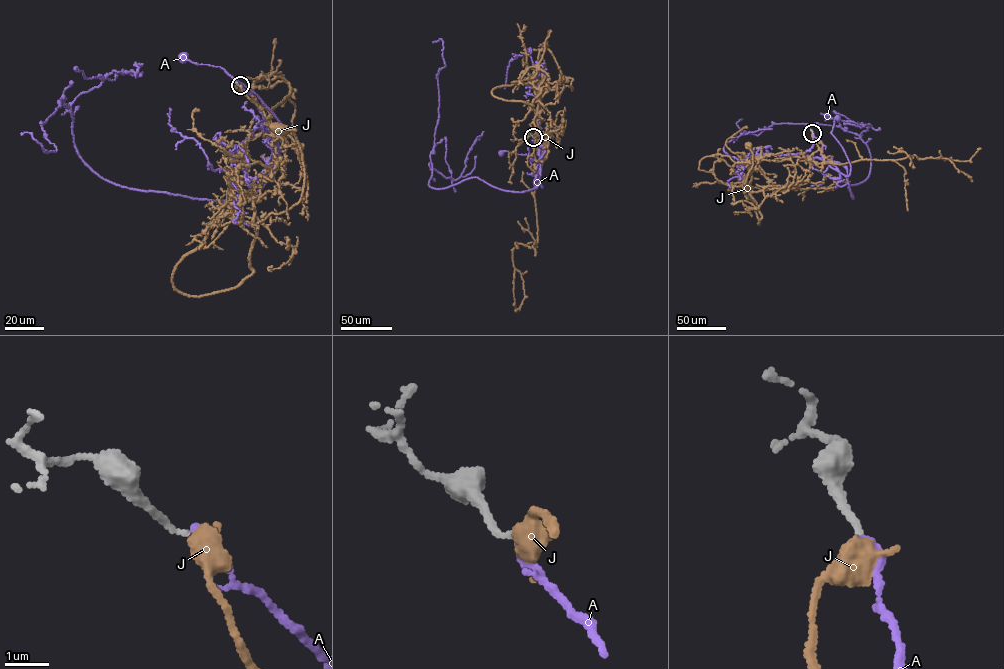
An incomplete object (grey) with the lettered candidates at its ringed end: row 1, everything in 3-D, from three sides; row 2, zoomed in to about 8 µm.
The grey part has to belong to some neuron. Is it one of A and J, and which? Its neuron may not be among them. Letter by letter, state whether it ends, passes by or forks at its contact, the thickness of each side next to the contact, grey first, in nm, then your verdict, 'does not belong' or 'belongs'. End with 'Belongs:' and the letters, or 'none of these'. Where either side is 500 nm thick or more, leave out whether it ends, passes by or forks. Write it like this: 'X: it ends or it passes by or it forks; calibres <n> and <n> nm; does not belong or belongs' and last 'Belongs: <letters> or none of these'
A: it ends; calibres 140 and 190 nm; belongs
J: calibres 140 and 650 nm; does not belong
Belongs: A

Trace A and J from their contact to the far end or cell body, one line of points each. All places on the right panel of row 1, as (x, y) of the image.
A: (812, 133), (823, 145), (822, 159), (847, 176), (850, 164), (831, 132), (837, 118)
J: (812, 133), (820, 149), (807, 159), (807, 178), (797, 181), (794, 188), (747, 191), (753, 155), (748, 145)

